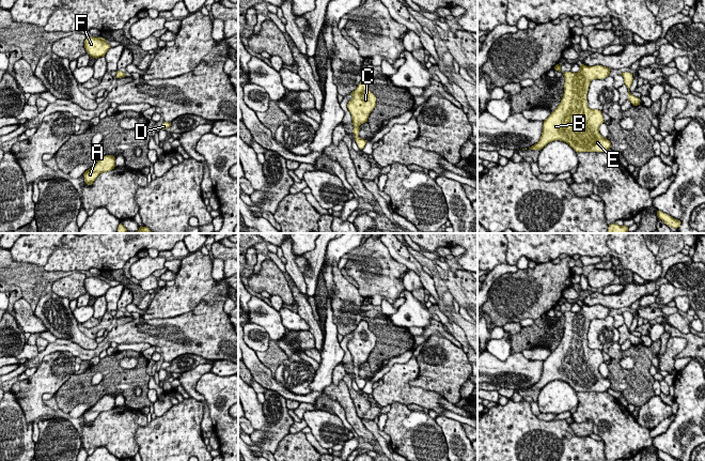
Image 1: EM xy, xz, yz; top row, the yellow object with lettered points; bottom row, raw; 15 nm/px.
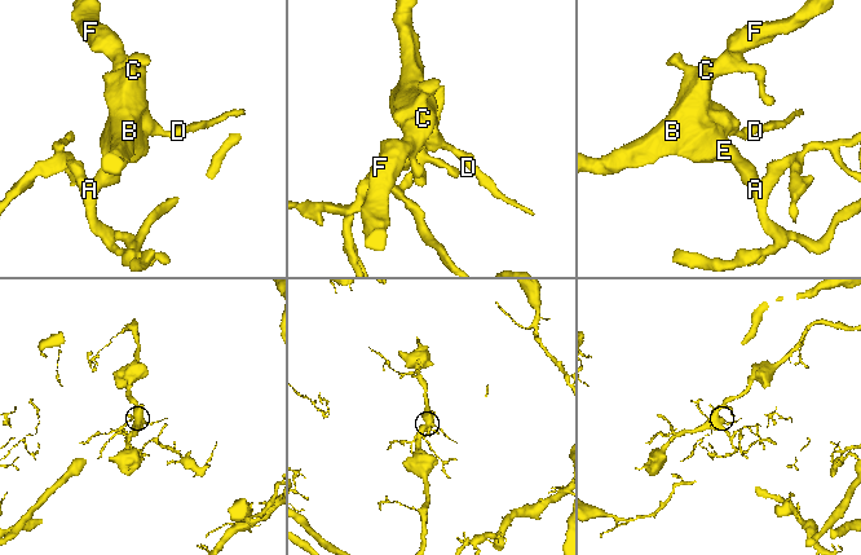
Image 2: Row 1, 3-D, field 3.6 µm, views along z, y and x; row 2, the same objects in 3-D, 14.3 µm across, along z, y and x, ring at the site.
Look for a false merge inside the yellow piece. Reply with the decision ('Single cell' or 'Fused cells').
Single cell

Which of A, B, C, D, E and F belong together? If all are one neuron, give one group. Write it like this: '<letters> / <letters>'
A B C D E F

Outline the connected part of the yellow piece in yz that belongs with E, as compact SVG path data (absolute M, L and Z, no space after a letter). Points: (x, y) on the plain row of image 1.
M580 305L578 312L565 311L564 333L559 345L544 360L543 372L537 383L530 389L542 389L549 382L560 380L566 382L577 393L579 391L607 391L611 382L599 372L599 366L605 362L600 350L588 345L588 331L592 320L604 319L609 316L610 308L602 305Z

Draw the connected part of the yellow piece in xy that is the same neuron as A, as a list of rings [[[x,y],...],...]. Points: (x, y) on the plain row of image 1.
[[[106,395],[97,403],[91,406],[83,413],[84,420],[88,425],[92,425],[96,417],[103,413],[114,409],[115,397],[112,395]]]

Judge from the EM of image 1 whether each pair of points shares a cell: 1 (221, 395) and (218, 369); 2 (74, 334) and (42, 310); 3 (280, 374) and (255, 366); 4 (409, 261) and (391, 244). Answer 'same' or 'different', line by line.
1: different
2: same
3: different
4: same

